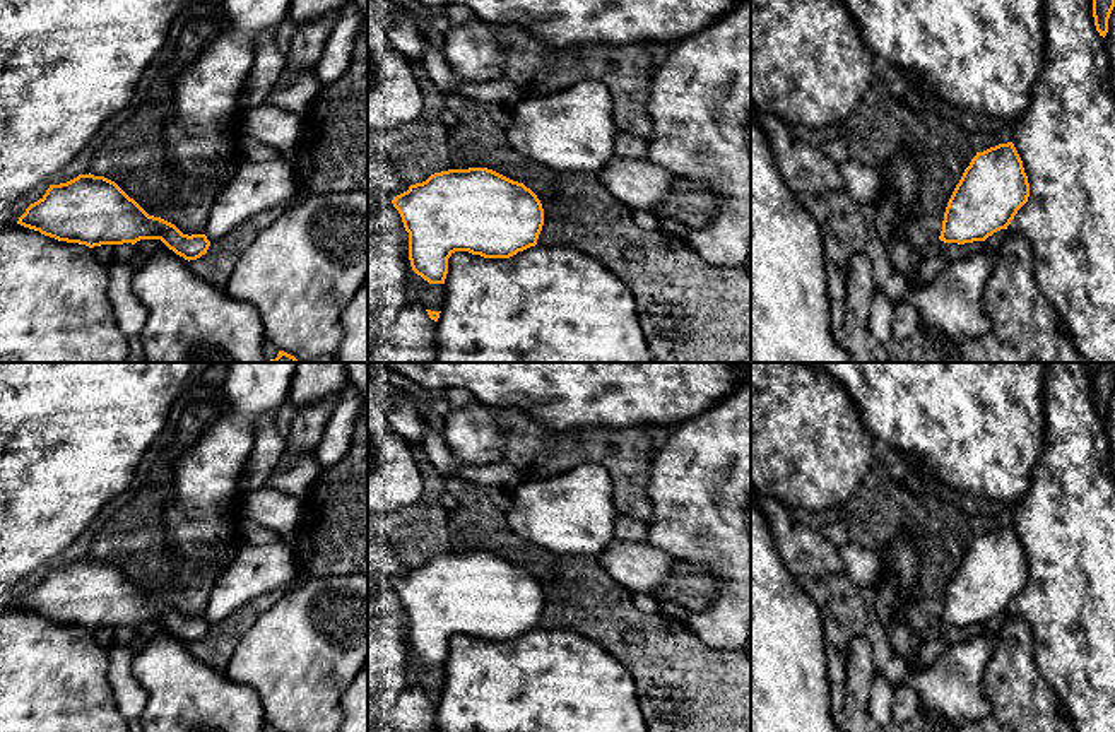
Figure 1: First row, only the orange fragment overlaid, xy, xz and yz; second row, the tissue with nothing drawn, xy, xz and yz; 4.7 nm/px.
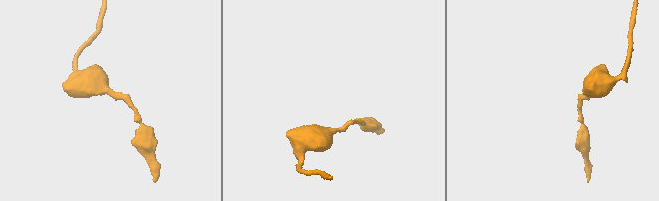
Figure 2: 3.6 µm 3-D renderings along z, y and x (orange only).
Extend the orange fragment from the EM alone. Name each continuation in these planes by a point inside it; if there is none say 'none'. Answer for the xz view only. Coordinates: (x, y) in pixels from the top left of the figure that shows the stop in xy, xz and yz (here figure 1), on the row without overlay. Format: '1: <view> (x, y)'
none

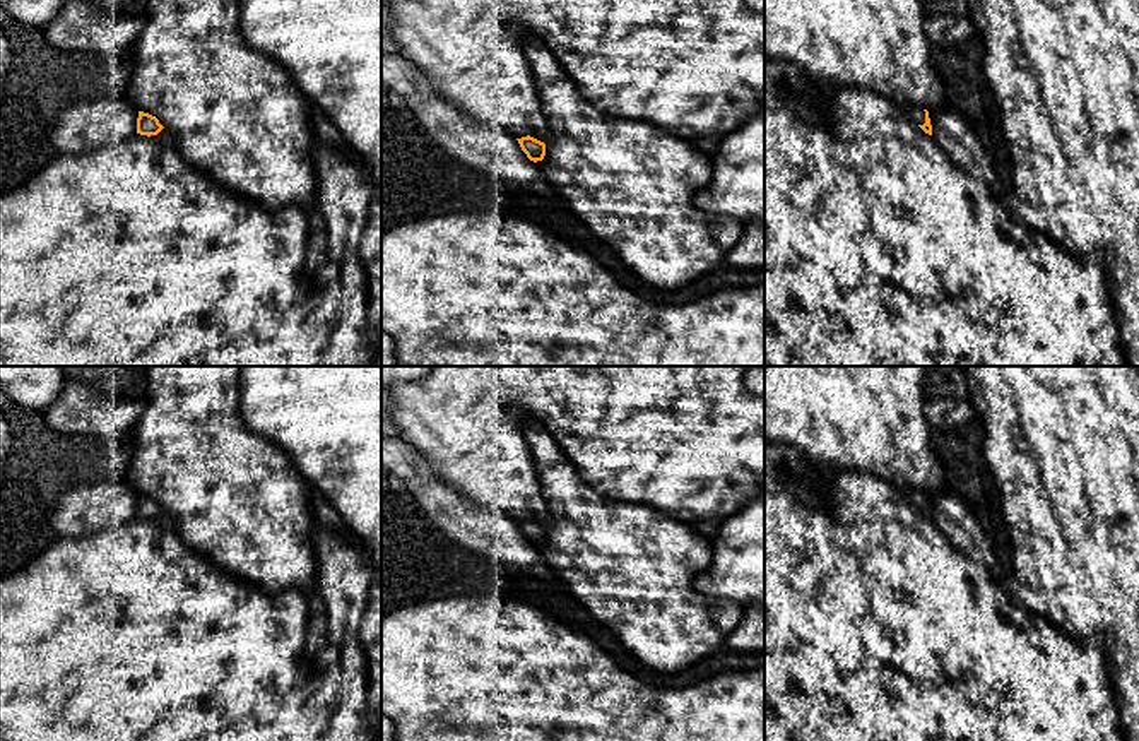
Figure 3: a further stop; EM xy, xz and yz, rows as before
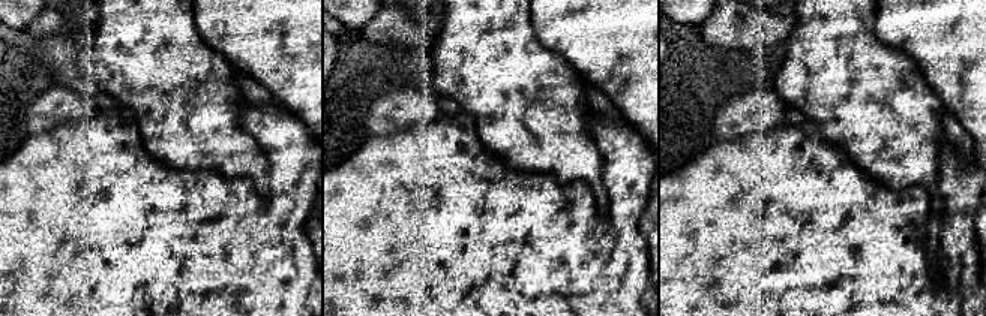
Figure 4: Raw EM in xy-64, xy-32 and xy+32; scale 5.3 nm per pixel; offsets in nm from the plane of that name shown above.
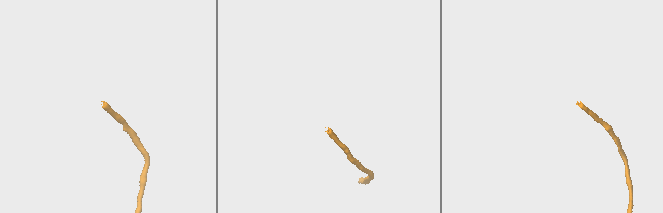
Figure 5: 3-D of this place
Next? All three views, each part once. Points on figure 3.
1: yz (915, 497)

